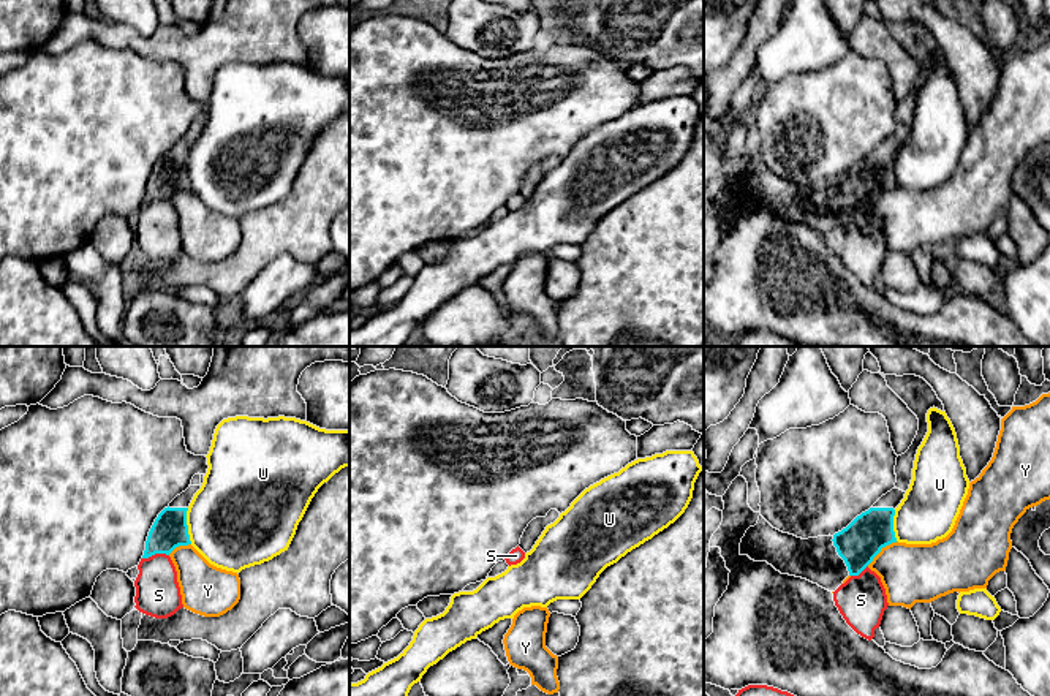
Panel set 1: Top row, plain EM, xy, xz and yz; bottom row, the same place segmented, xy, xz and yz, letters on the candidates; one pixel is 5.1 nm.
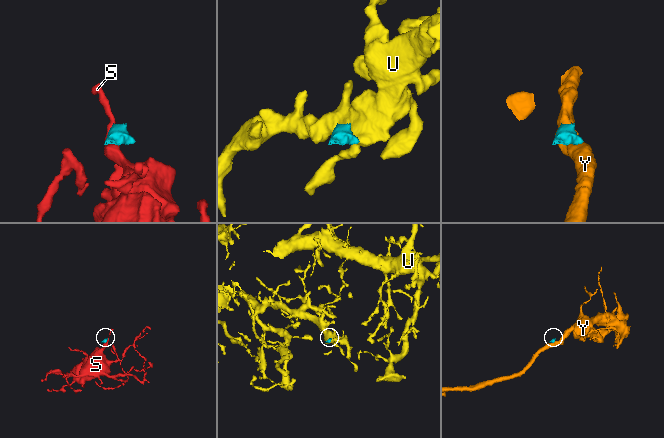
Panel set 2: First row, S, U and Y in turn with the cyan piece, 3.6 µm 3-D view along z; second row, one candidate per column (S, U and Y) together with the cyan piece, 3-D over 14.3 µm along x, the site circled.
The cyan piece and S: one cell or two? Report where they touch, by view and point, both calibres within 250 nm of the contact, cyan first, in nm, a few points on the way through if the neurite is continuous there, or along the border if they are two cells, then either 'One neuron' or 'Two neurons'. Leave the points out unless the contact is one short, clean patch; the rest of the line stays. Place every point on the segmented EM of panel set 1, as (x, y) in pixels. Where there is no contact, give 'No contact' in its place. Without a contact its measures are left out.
Touches cyan at xy (155, 552). Thickness 190 nm (cyan) against 220 nm. Boundary: xy (168, 554), (152, 554), (143, 559). Two neurons

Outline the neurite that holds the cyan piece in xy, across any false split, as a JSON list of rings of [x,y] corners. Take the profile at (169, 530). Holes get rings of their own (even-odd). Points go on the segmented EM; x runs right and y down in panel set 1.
[[[195,475],[190,487],[177,495],[169,506],[158,514],[149,531],[142,558],[149,558],[155,554],[169,555],[176,547],[191,544],[187,511],[202,482],[204,475]]]

